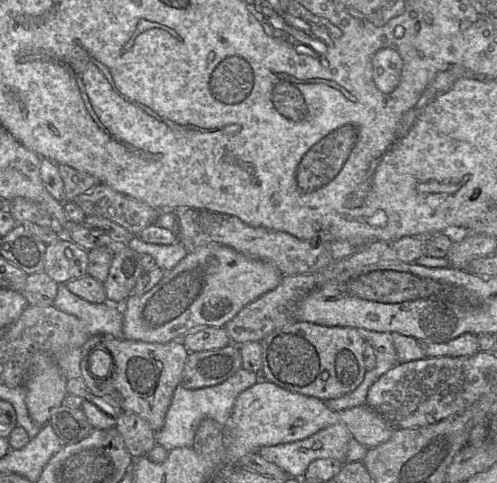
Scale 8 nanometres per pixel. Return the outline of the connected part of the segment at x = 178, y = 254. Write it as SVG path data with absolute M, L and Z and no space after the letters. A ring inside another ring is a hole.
M129 236L126 245L141 255L152 256L156 266L165 272L172 270L188 253L188 249L179 241L170 245L157 245L145 243L138 236Z

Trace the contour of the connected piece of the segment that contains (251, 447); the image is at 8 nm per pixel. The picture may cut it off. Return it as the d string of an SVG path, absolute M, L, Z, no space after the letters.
M261 377L253 386L238 395L231 417L223 427L223 466L239 465L239 461L244 456L258 453L261 447L302 440L337 422L339 422L339 413L331 410L323 400L283 389Z

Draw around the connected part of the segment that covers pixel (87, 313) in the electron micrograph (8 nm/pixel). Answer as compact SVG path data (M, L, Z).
M58 284L52 304L56 309L78 318L89 336L109 334L123 339L123 307L107 303L90 303L69 292L65 284Z

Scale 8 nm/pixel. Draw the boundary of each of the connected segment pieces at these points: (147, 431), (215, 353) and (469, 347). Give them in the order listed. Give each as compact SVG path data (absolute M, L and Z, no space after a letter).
M122 412L115 425L133 458L147 456L156 445L148 422L132 412Z
M235 344L216 350L190 352L179 385L186 389L215 386L241 368L242 356Z
M465 333L455 339L442 343L426 340L417 341L427 357L471 356L480 351L478 336L473 333Z

